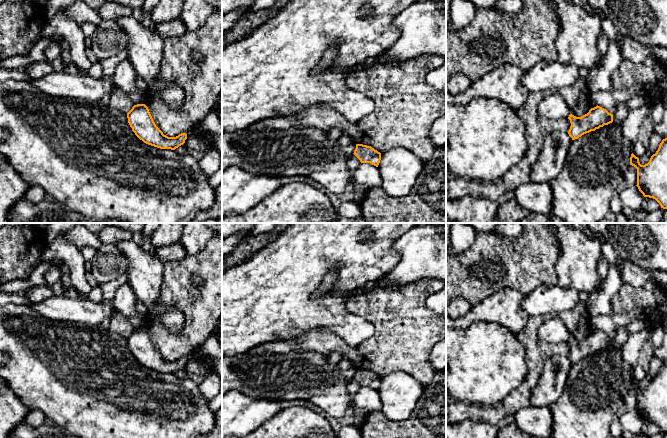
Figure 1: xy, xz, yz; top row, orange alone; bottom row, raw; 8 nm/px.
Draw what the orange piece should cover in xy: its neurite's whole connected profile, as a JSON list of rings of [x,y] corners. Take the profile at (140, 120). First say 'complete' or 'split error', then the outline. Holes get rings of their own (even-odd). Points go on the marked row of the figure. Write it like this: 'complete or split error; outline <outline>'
complete; outline [[[137,104],[127,113],[128,123],[135,135],[144,143],[160,148],[175,150],[185,143],[186,133],[168,137],[156,126],[148,107]]]

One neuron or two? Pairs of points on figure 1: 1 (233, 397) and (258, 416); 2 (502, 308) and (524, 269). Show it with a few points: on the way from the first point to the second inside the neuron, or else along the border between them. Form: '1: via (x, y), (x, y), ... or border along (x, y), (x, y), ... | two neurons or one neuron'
1: via (239, 403), (249, 413), (252, 413) | one neuron
2: border along (525, 294), (513, 289), (502, 288), (491, 295) | two neurons

